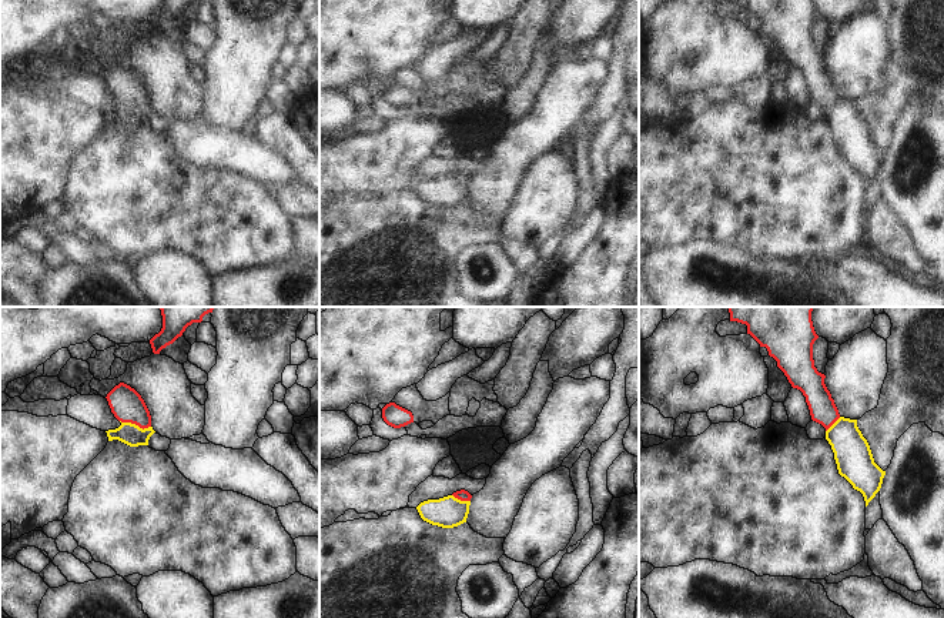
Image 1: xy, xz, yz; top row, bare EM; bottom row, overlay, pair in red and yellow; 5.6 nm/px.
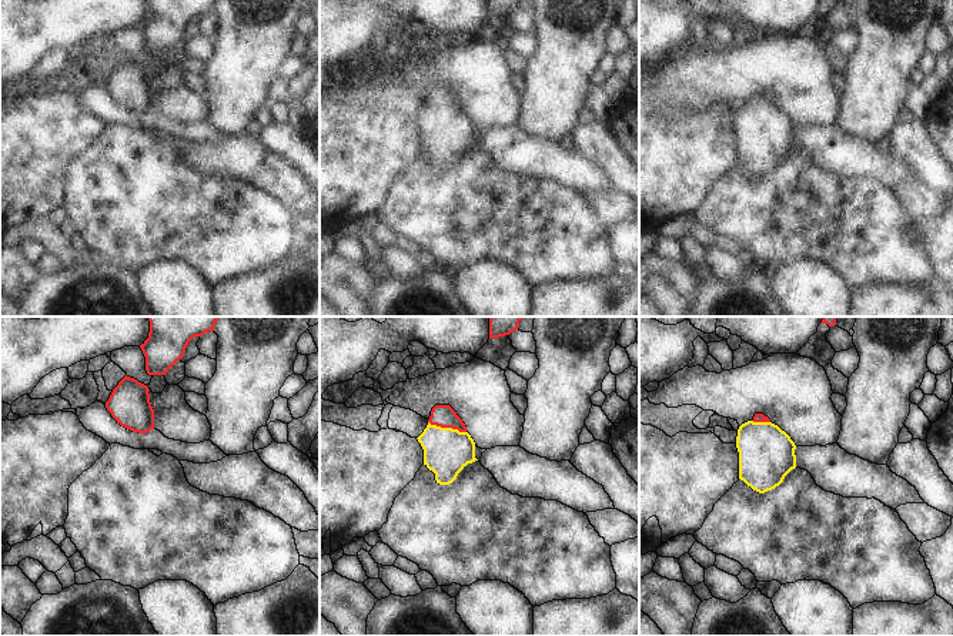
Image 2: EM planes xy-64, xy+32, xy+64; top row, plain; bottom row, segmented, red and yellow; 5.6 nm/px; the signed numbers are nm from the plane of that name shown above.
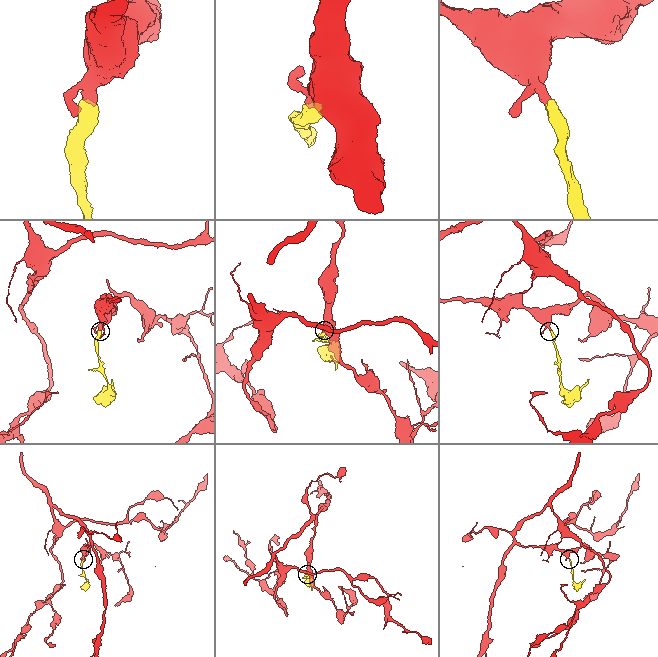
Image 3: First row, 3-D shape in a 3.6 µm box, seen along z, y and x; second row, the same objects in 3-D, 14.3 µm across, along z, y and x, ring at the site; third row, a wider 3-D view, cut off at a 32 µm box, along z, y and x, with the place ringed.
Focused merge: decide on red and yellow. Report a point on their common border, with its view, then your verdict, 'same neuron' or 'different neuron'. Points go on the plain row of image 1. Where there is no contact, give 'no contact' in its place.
meets red in xy at (136, 104); same neuron

